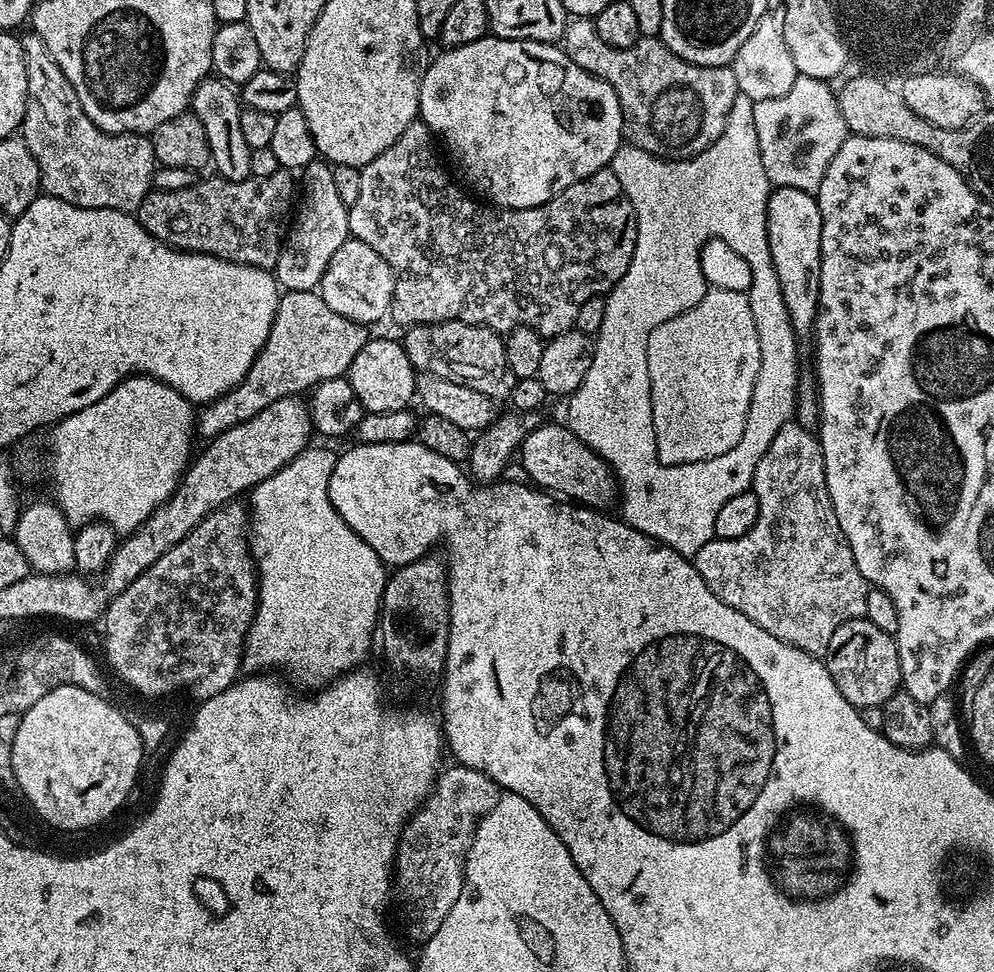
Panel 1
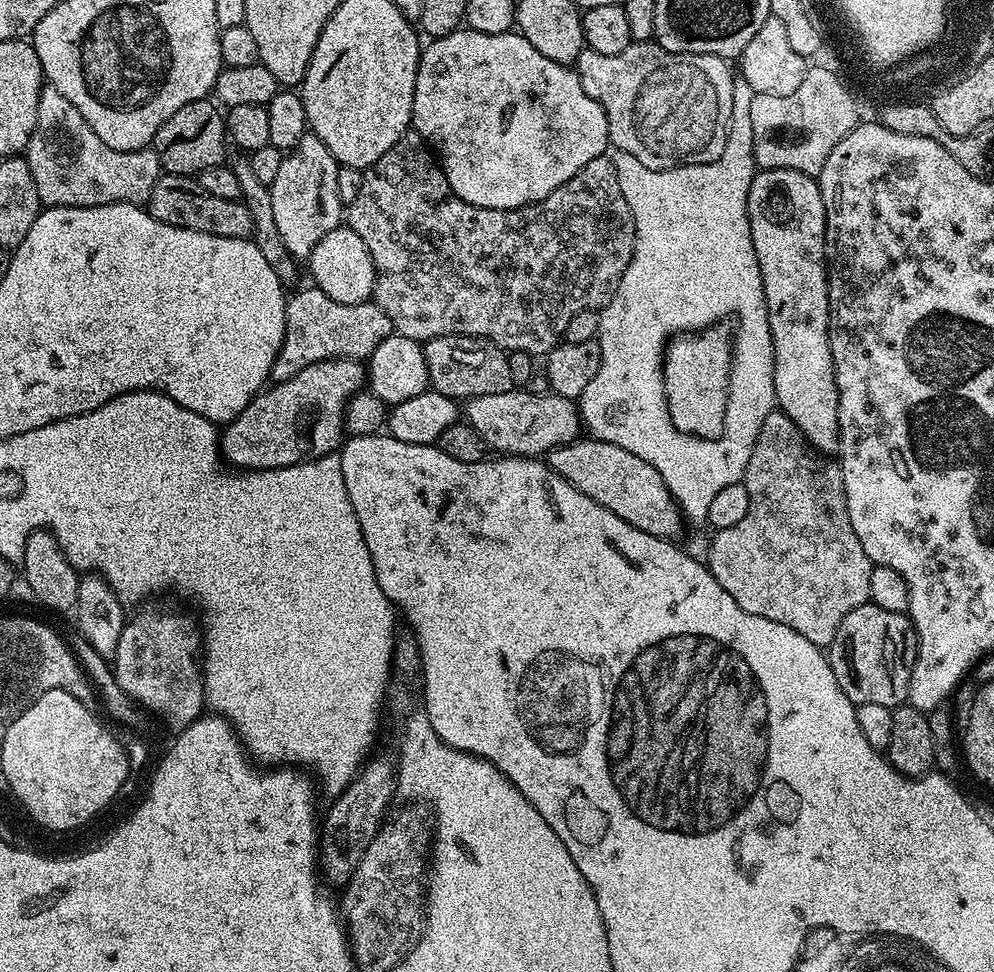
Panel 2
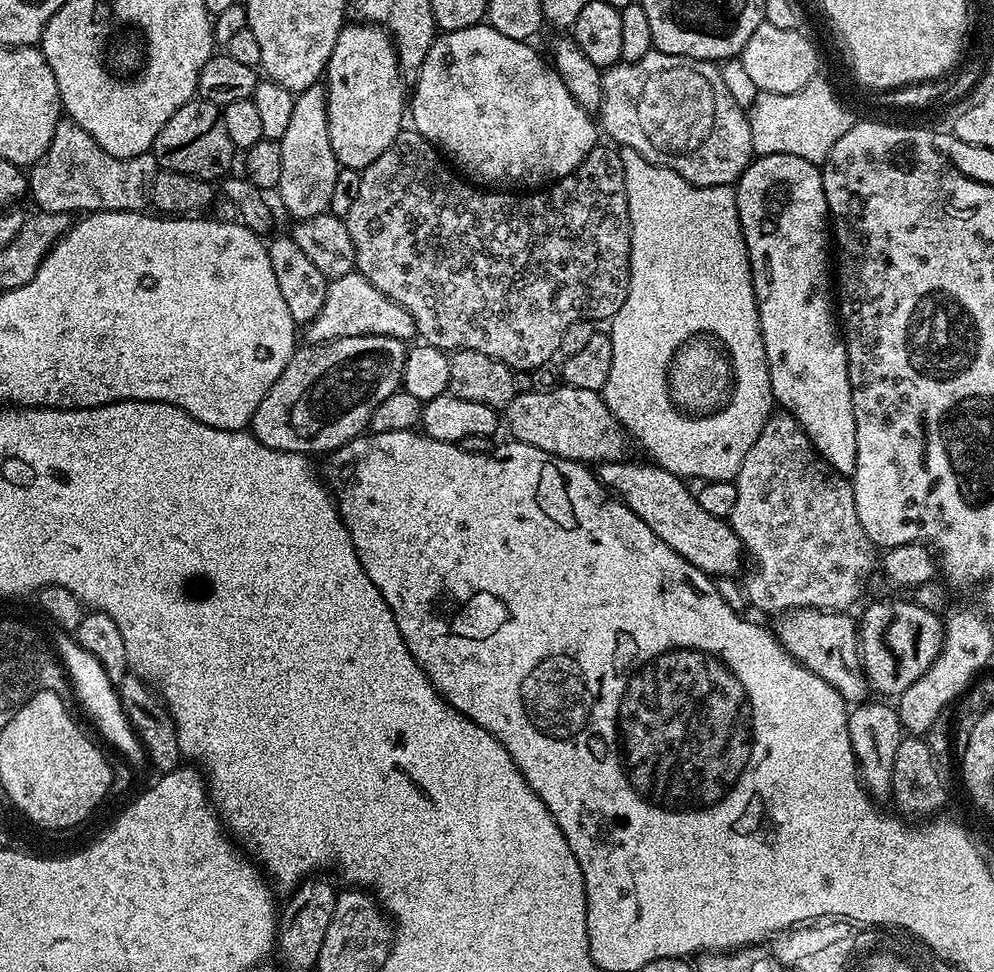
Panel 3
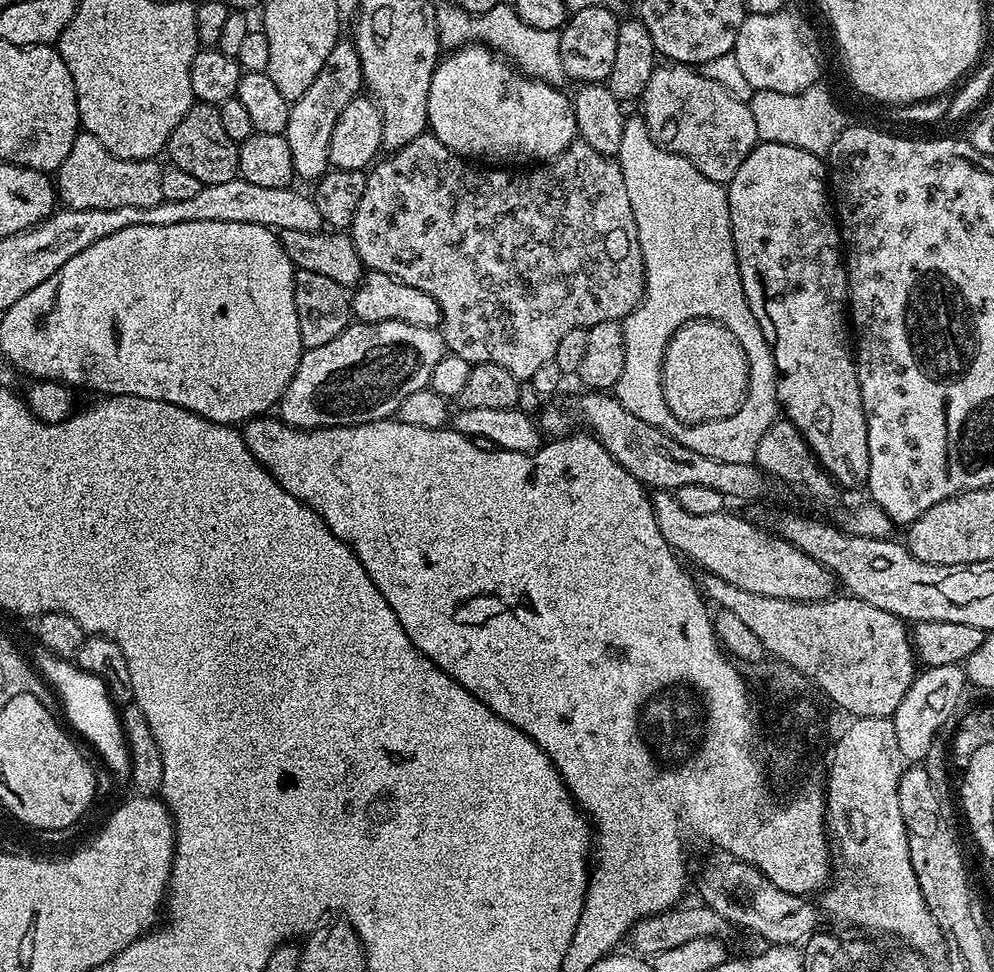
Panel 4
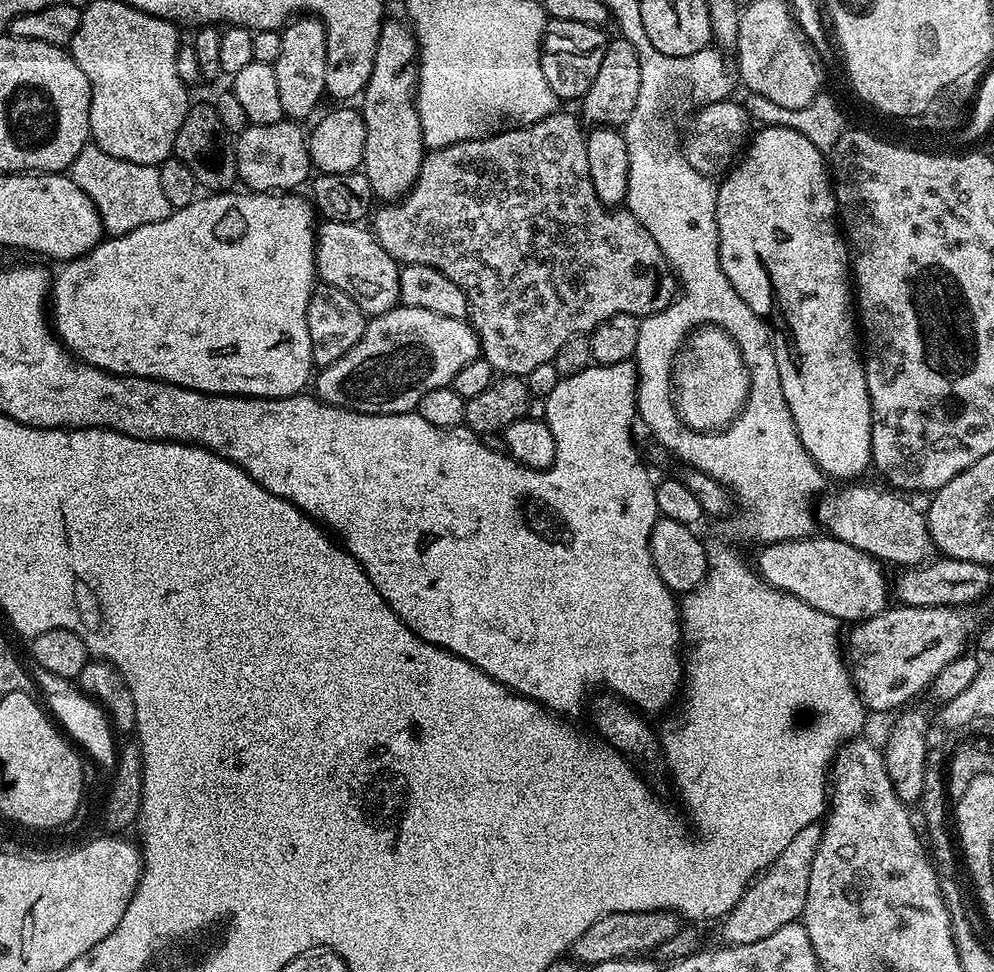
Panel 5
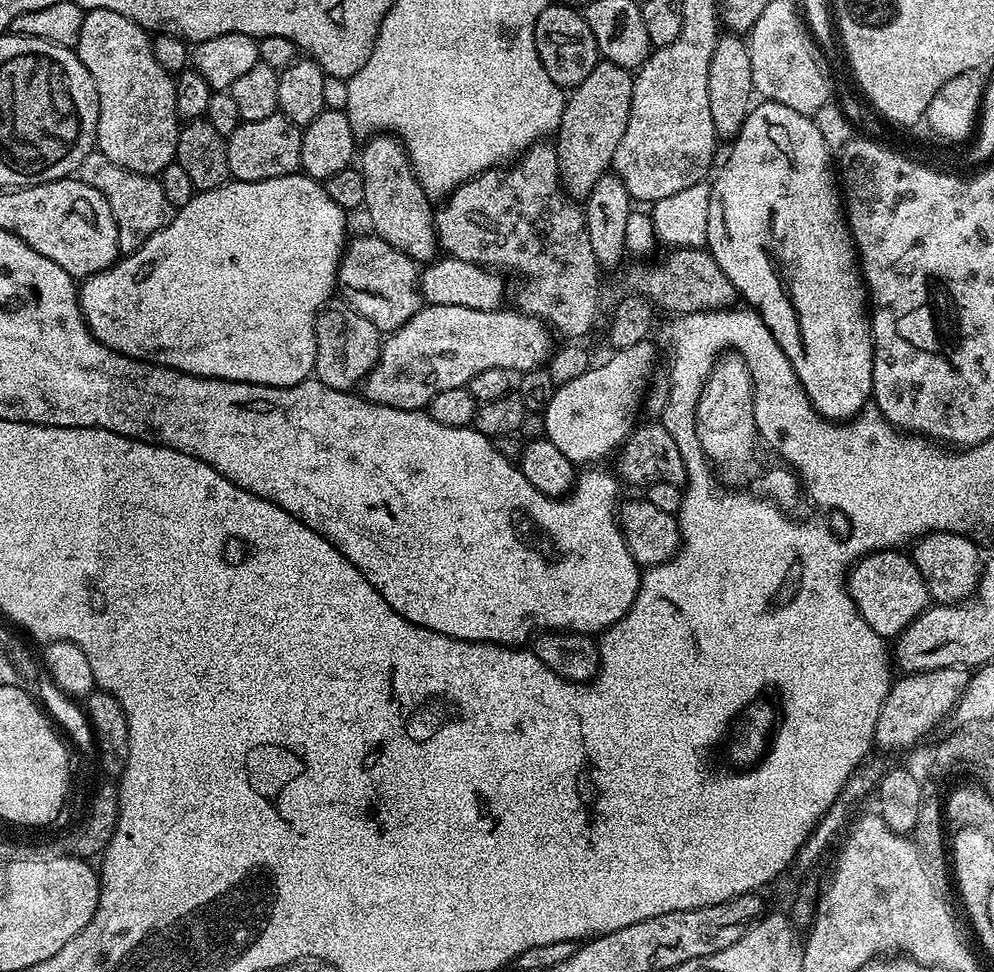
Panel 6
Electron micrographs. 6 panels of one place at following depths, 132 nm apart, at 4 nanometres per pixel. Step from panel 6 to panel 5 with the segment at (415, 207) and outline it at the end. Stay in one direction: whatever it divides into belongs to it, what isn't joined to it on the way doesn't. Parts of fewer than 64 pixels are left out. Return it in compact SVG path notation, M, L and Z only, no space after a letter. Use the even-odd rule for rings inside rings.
M385 19L380 27L374 70L362 93L362 111L366 122L362 170L370 182L373 197L380 202L395 202L407 194L426 155L414 99L418 75L416 33L403 19L400 20Z

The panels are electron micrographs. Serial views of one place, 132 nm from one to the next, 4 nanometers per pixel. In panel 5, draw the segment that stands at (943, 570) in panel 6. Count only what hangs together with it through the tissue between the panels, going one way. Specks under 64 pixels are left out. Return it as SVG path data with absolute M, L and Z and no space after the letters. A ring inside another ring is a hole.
M856 482L851 486L844 486L840 493L825 491L815 501L814 516L825 533L835 536L836 539L870 554L874 559L888 564L900 564L901 569L917 567L933 555L934 545L930 538L928 529L928 518L923 511L920 512L911 504L911 499L905 498L899 491L887 490L883 492L880 488L867 488L866 485Z

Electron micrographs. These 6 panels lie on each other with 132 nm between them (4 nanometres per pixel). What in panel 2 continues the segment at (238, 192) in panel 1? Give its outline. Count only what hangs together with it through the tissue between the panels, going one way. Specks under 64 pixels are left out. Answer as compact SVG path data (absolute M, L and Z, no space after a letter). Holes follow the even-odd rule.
M161 174L158 182L154 182L154 190L150 190L146 210L158 218L158 222L186 230L198 230L202 234L218 234L222 238L248 238L253 235L252 215L244 203L230 198L218 198L202 190L200 183L191 176Z

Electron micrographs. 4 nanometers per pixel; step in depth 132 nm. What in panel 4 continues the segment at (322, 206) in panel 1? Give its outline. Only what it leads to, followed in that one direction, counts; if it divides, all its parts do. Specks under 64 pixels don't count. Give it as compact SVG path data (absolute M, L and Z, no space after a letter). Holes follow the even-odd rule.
M342 38L334 50L330 50L330 58L326 58L326 66L318 70L318 78L314 78L310 90L290 104L290 122L284 135L288 138L290 156L294 158L294 170L299 179L315 182L329 171L330 134L334 134L334 122L338 122L338 114L350 106L354 97L361 95L364 87L364 71L358 50L351 39Z

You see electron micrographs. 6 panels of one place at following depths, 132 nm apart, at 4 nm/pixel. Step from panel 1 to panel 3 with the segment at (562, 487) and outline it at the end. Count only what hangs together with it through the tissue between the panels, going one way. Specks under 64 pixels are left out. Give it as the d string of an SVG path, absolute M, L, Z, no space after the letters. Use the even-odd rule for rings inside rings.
M625 458L601 464L598 468L600 483L615 493L627 508L634 510L634 514L638 514L670 550L686 558L686 562L713 578L734 575L740 568L742 549L731 523L714 518L714 514L706 514L706 510L698 506L693 489L688 489L681 477L655 462L647 463L635 464L631 458Z

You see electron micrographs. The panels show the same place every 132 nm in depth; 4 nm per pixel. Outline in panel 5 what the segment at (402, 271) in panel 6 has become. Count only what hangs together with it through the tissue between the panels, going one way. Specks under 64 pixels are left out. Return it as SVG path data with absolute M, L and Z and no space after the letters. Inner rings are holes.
M323 221L316 231L315 262L317 277L327 286L354 298L367 317L389 312L397 307L400 291L400 265L382 249L365 225Z

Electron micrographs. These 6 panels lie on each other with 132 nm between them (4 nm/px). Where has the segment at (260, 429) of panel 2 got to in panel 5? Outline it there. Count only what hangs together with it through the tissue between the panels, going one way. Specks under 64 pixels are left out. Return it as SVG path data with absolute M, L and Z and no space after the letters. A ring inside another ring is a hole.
M397 306L389 312L371 317L371 319L365 323L362 338L358 338L356 345L346 354L342 354L342 358L338 358L338 362L325 364L315 373L314 388L316 384L316 389L314 389L314 392L324 403L333 404L335 408L348 408L352 412L365 412L366 414L374 414L375 416L385 416L386 414L394 414L395 412L410 412L419 405L420 399L430 390L449 387L454 378L454 374L458 374L458 370L462 370L462 366L466 366L466 362L474 362L479 356L480 339L476 337L476 332L467 319L446 318L446 314L434 314L434 310L426 310L425 308L405 308L403 306Z

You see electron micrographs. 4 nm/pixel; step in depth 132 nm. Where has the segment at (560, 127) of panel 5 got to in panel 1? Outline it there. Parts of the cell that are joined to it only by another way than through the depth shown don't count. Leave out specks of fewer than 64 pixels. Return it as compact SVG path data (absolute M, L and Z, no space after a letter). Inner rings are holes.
M419 118L413 120L410 126L406 126L406 130L402 130L402 134L398 138L398 142L394 142L394 146L390 146L385 152L378 154L378 158L374 158L374 162L370 162L365 168L360 169L362 186L358 189L358 198L348 209L349 233L355 239L366 242L366 246L378 250L378 254L382 254L382 258L386 258L386 262L394 274L391 319L396 319L398 323L404 324L403 326L457 320L467 324L482 324L485 328L490 328L493 332L501 334L513 332L515 328L532 328L538 335L545 338L573 331L578 318L578 309L589 298L607 297L608 293L612 291L612 287L622 278L622 274L626 274L626 270L630 266L630 258L634 254L636 211L630 198L622 190L622 182L618 182L618 174L614 174L611 167L598 170L594 174L590 174L588 180L574 182L574 186L562 190L562 194L550 198L550 202L546 202L542 206L498 208L473 198L459 183L456 185L448 177L448 172L444 169L444 164L440 161L436 148L438 149L438 144L434 139L434 133L425 126L423 120Z

